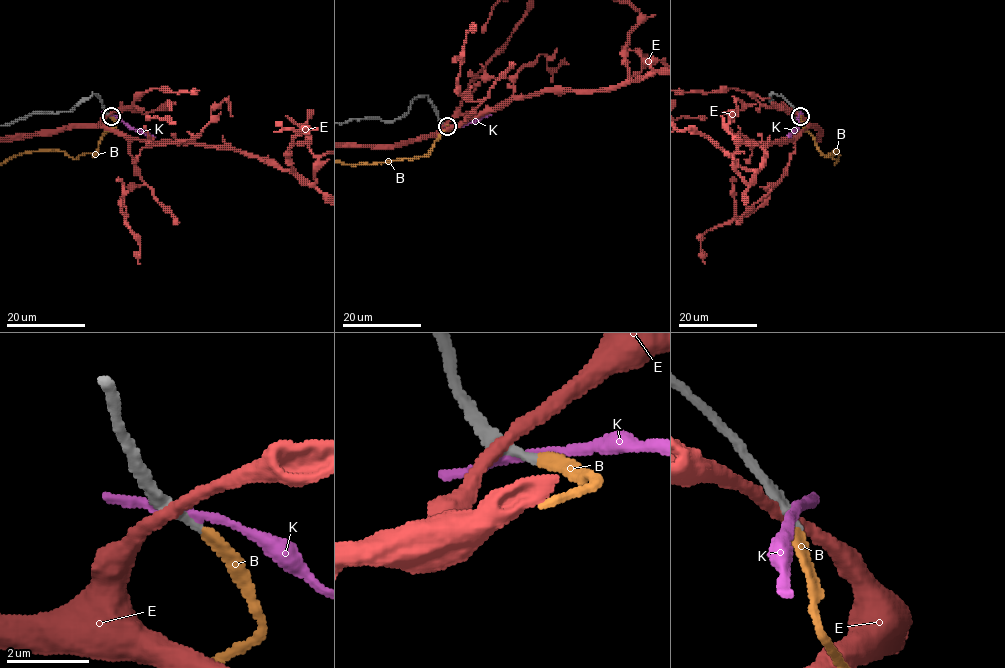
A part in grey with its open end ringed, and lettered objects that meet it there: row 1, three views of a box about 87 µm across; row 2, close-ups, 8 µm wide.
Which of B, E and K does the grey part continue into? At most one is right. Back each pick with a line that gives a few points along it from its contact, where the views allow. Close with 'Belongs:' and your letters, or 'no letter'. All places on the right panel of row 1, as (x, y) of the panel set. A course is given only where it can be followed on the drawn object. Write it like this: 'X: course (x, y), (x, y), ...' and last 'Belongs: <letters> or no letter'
Belongs: B

